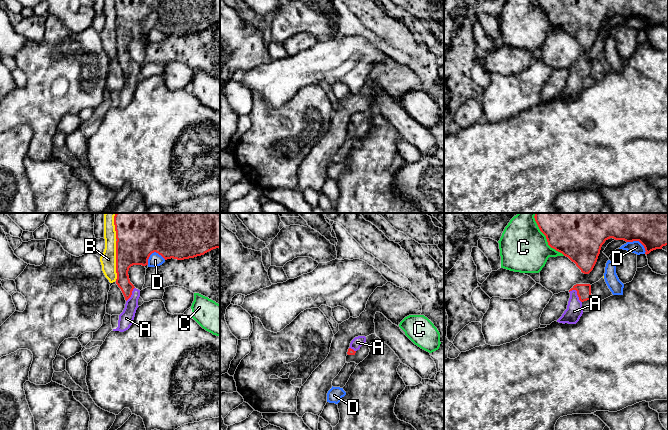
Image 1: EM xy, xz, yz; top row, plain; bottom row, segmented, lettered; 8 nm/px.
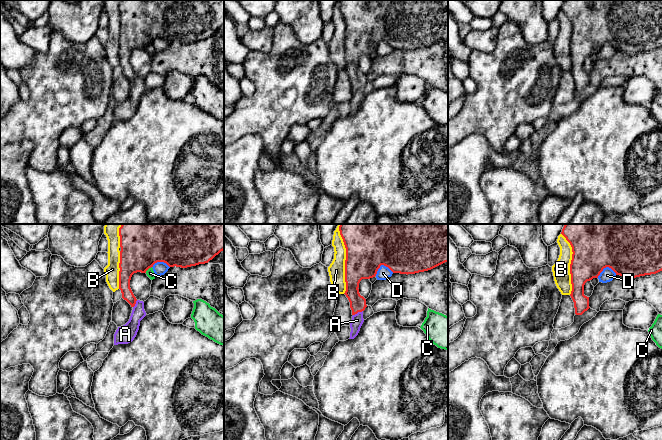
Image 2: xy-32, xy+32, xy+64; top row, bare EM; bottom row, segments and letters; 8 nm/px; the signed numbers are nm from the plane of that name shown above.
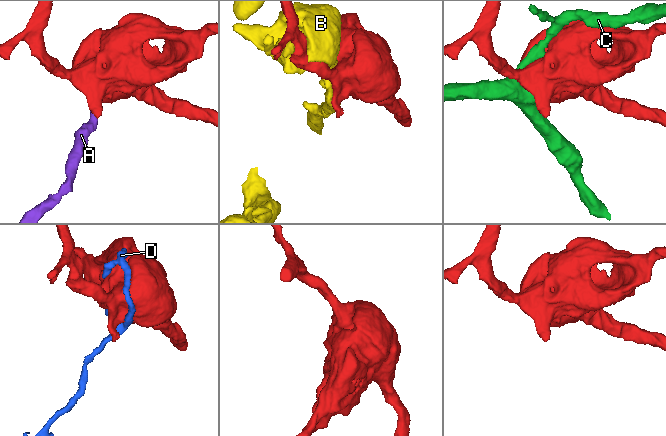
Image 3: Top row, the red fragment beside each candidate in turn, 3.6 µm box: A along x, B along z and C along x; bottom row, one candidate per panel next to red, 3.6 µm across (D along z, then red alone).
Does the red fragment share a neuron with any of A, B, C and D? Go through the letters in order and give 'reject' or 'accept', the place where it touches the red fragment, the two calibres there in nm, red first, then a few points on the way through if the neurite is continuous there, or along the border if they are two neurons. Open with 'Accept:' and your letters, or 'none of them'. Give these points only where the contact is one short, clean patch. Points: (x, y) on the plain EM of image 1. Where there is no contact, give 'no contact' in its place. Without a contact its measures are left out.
Accept: A
A: accept | yz (577, 70) | 110/140 nm | across yz (583, 66), (577, 70), (574, 87)
B: reject | xy (116, 37) | 300/130 nm
C: reject | yz (547, 17) | 300/380 nm
D: reject | xy (153, 28) | 300/110 nm

